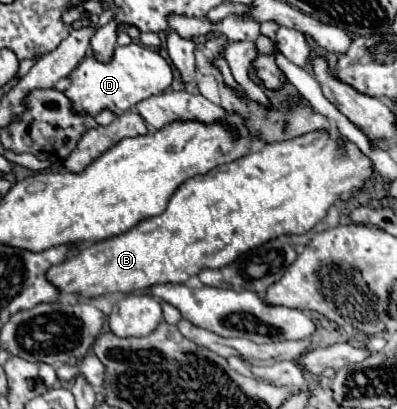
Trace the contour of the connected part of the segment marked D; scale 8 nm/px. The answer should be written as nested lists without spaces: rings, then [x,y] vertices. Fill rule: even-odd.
[[[137,42],[129,46],[117,46],[111,62],[101,64],[93,56],[87,56],[71,74],[71,86],[65,90],[65,96],[73,102],[73,110],[81,114],[95,116],[103,108],[109,108],[111,112],[129,110],[137,102],[161,94],[167,90],[173,82],[173,70],[171,64],[157,52],[149,50]]]

